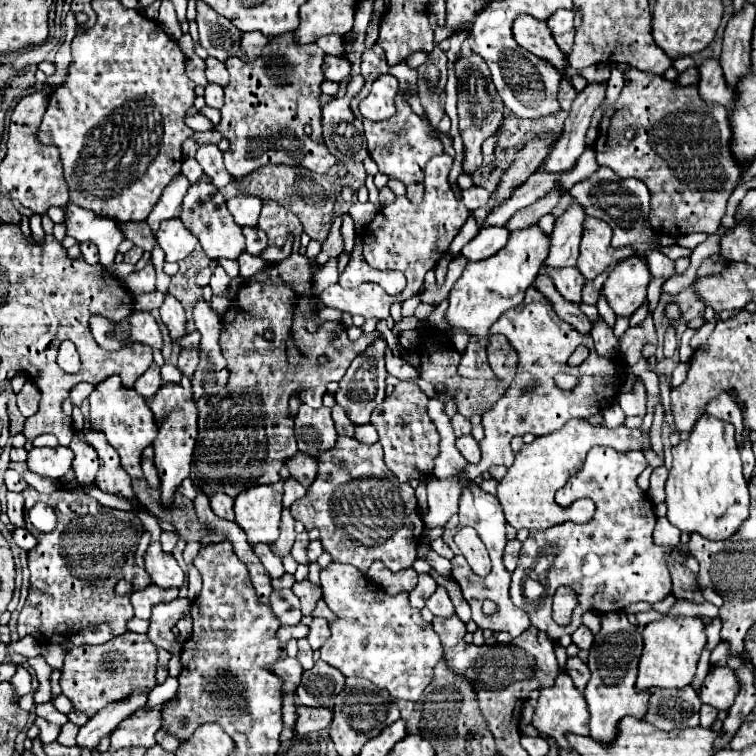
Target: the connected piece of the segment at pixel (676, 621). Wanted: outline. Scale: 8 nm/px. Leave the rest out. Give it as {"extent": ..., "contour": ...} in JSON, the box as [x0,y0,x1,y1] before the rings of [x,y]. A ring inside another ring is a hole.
{"extent":[637,617,707,689],"contour":[[[663,617],[661,621],[647,623],[641,629],[643,655],[639,659],[637,689],[649,687],[685,687],[691,683],[699,655],[707,641],[705,623],[699,617]]]}

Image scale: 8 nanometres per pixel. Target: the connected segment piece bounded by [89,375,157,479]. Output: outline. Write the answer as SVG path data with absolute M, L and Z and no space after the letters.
M119 375L107 377L107 381L101 381L95 391L89 395L91 401L91 427L99 429L105 433L107 443L119 453L123 469L131 475L141 479L141 453L147 445L151 445L157 437L157 425L153 421L153 413L147 407L145 399L135 393L135 389L127 389L121 381Z

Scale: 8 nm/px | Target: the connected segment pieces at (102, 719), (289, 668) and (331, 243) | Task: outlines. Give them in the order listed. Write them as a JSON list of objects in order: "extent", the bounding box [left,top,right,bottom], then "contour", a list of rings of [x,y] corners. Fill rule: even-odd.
[{"extent":[77,693,147,751],"contour":[[[133,693],[129,699],[111,703],[105,709],[101,709],[95,717],[91,717],[77,735],[77,747],[95,751],[99,741],[111,733],[123,719],[127,719],[131,713],[135,713],[139,707],[143,707],[147,701],[145,693]]]},{"extent":[271,657,303,693],"contour":[[[281,657],[275,665],[271,665],[271,671],[285,679],[283,693],[295,693],[295,689],[299,687],[301,675],[303,675],[303,667],[301,667],[301,663],[297,659]]]},{"extent":[316,217,343,265],"contour":[[[341,217],[333,221],[327,239],[322,245],[321,253],[316,257],[316,265],[325,264],[329,258],[337,257],[343,251],[343,239],[341,239],[339,227],[341,227]]]}]

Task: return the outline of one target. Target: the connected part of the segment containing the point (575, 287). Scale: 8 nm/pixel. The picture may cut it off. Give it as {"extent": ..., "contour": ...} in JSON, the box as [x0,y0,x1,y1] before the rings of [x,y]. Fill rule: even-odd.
{"extent":[543,265,585,303],"contour":[[[543,265],[543,273],[547,273],[547,275],[553,279],[557,291],[559,291],[565,299],[569,299],[569,301],[573,301],[573,303],[579,303],[579,301],[581,301],[581,287],[583,287],[585,279],[581,277],[579,269],[575,269],[575,267],[547,269],[547,265]]]}

